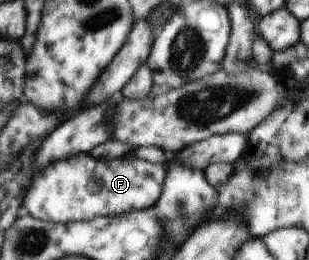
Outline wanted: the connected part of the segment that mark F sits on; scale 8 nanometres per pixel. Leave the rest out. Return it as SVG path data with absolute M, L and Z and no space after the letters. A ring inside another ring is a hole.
M88 153L72 155L36 171L26 189L22 211L38 220L67 223L151 208L162 192L163 167L141 158L104 160Z

